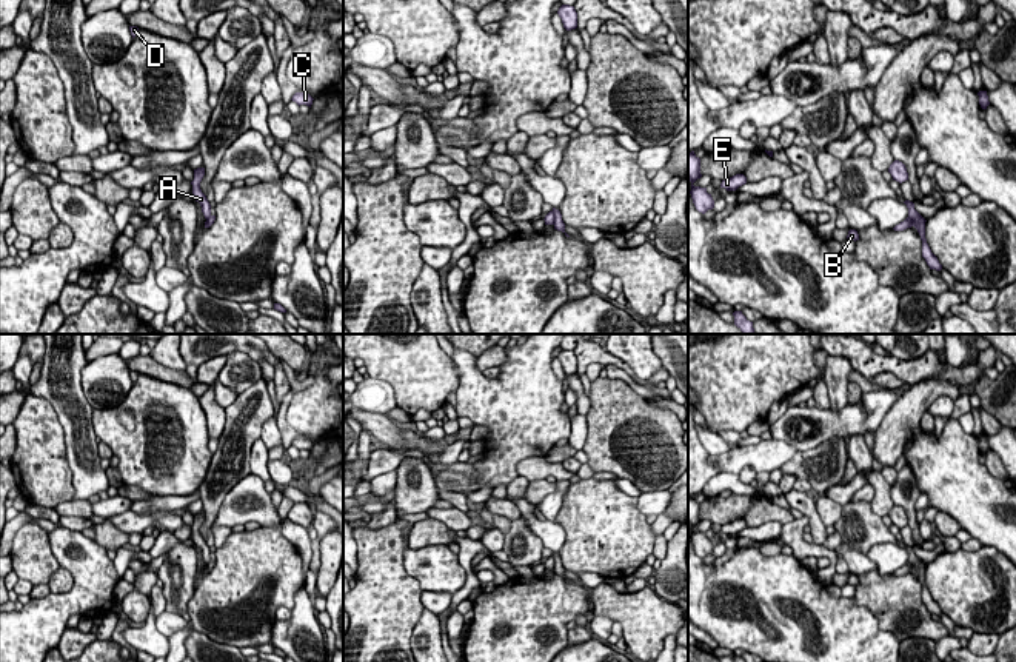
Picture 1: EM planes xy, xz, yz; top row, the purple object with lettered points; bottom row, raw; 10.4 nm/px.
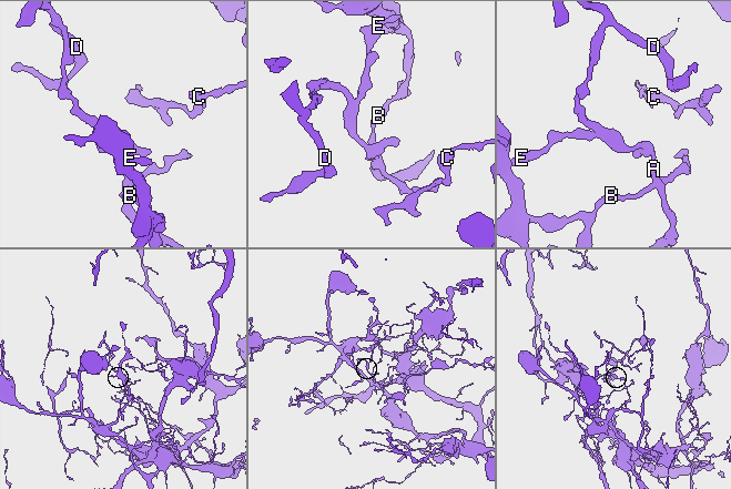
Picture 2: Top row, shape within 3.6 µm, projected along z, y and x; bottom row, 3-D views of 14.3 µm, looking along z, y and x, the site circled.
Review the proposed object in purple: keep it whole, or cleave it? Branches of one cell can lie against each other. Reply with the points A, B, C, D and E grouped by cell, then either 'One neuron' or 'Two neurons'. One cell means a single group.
Groups: A C D E / B. Two neurons

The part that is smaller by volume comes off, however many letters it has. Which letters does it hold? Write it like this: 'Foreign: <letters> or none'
Foreign: B

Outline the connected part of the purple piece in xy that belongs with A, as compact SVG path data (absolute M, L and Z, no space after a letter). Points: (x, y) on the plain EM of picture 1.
M205 513L194 514L194 525L191 527L191 530L192 530L194 545L200 548L205 563L208 563L211 560L211 550L206 540L200 534L200 527L203 520L205 520Z

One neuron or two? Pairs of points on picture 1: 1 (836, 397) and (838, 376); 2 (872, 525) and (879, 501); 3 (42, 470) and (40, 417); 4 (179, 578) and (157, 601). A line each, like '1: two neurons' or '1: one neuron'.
1: one neuron
2: two neurons
3: one neuron
4: two neurons

